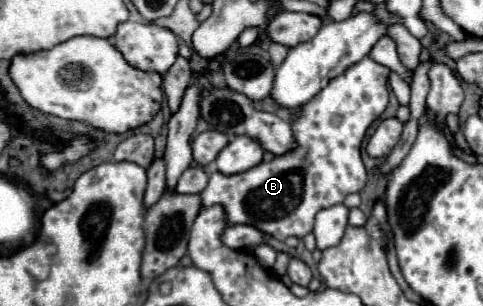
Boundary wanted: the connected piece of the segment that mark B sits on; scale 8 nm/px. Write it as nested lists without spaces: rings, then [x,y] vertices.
[[[370,57],[346,69],[294,115],[292,131],[298,141],[294,151],[244,173],[212,173],[208,187],[202,191],[202,205],[220,203],[228,213],[228,225],[256,225],[278,241],[290,235],[302,239],[312,233],[318,211],[342,203],[348,193],[358,193],[366,185],[360,145],[370,123],[388,105],[388,75],[390,69]]]

